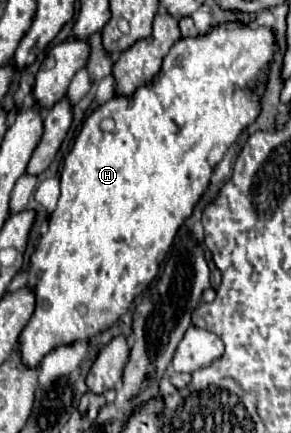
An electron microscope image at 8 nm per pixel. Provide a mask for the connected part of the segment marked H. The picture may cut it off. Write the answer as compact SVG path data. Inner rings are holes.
M219 25L211 31L211 35L179 39L171 47L171 51L167 53L161 71L157 73L157 77L151 83L139 87L131 97L113 97L111 101L107 101L103 107L97 107L87 117L79 137L75 139L73 149L69 151L69 155L65 157L65 163L63 163L61 195L57 201L57 209L49 217L47 233L39 237L35 251L31 253L31 267L29 267L27 285L31 285L29 289L35 293L35 311L33 311L29 323L25 325L25 329L21 331L19 345L17 345L17 349L21 351L21 363L25 367L29 367L29 369L37 367L47 353L51 353L53 349L57 349L61 345L71 345L77 341L91 341L99 333L107 331L129 309L133 299L139 293L143 293L147 289L147 285L155 279L155 275L159 273L159 265L163 263L167 251L171 249L171 243L173 243L179 227L193 213L195 203L205 193L209 179L211 179L211 167L225 157L227 149L237 141L239 133L247 125L251 125L255 121L255 117L259 115L259 97L265 89L267 69L269 69L269 61L273 57L273 51L275 51L275 37L273 37L271 29L267 29L267 27L249 29L247 25L241 25L241 27L235 27L229 31L223 25ZM107 119L113 121L113 129L109 129L109 131L105 131L105 127L103 127L103 123Z

